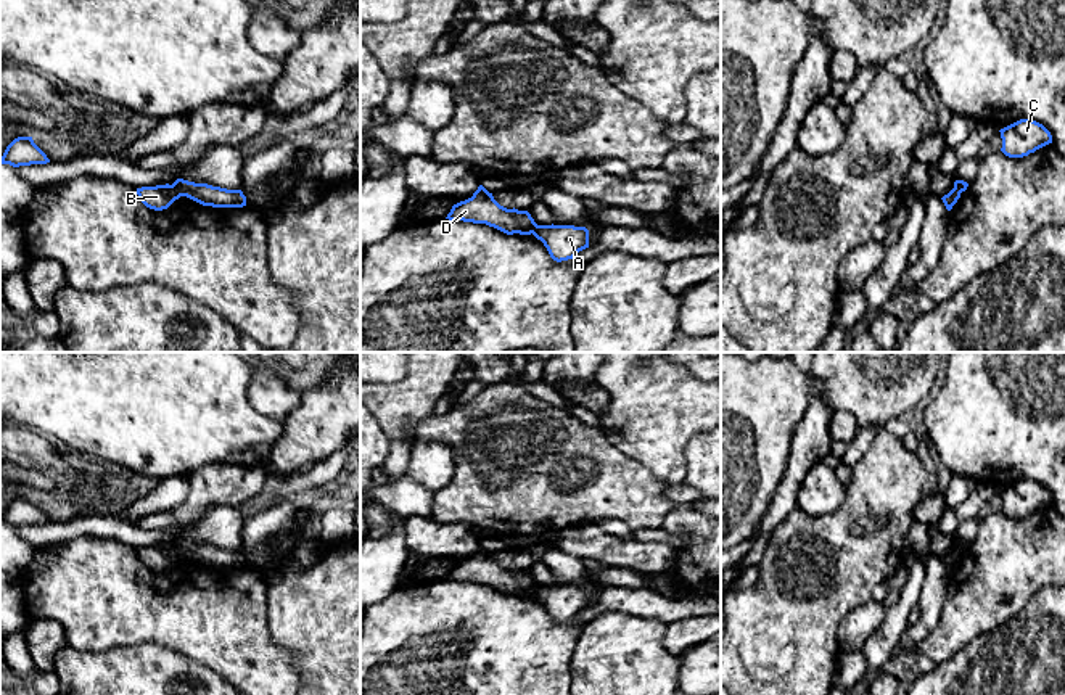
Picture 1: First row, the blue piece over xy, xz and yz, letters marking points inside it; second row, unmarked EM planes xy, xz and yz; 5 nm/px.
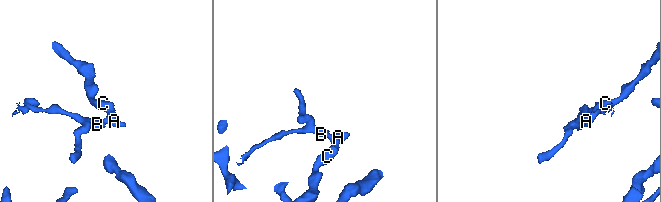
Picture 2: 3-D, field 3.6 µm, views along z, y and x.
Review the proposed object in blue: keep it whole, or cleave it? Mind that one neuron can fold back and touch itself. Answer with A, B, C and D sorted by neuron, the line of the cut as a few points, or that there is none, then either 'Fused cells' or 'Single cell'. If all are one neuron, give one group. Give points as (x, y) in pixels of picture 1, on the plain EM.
Groups: A C / B D. Split along xy (172, 544), (182, 555). Fused cells

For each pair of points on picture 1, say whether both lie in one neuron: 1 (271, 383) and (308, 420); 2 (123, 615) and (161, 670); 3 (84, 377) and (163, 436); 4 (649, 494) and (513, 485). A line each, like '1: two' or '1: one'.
1: two
2: two
3: one
4: one

